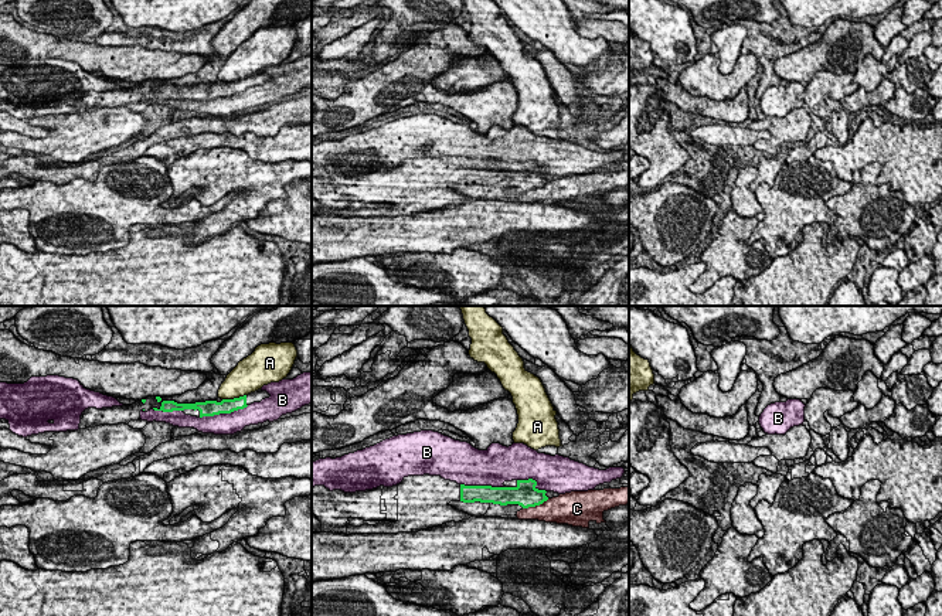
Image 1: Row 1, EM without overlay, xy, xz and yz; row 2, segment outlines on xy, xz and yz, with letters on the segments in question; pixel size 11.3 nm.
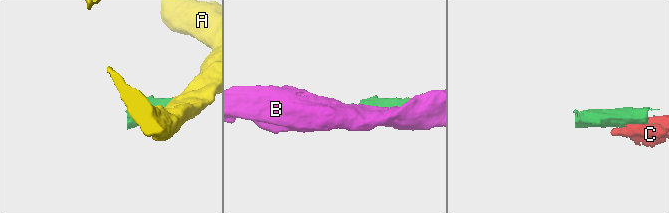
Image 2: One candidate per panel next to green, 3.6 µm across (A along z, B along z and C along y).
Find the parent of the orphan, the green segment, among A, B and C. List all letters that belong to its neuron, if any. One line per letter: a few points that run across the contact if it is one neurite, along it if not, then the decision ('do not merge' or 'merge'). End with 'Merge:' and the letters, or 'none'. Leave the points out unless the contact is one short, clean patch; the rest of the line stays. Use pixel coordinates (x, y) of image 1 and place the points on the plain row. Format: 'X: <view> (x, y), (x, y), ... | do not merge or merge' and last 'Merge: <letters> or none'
A: xy (245, 77), (223, 82) | do not merge
B: do not merge
C: do not merge
Merge: none

